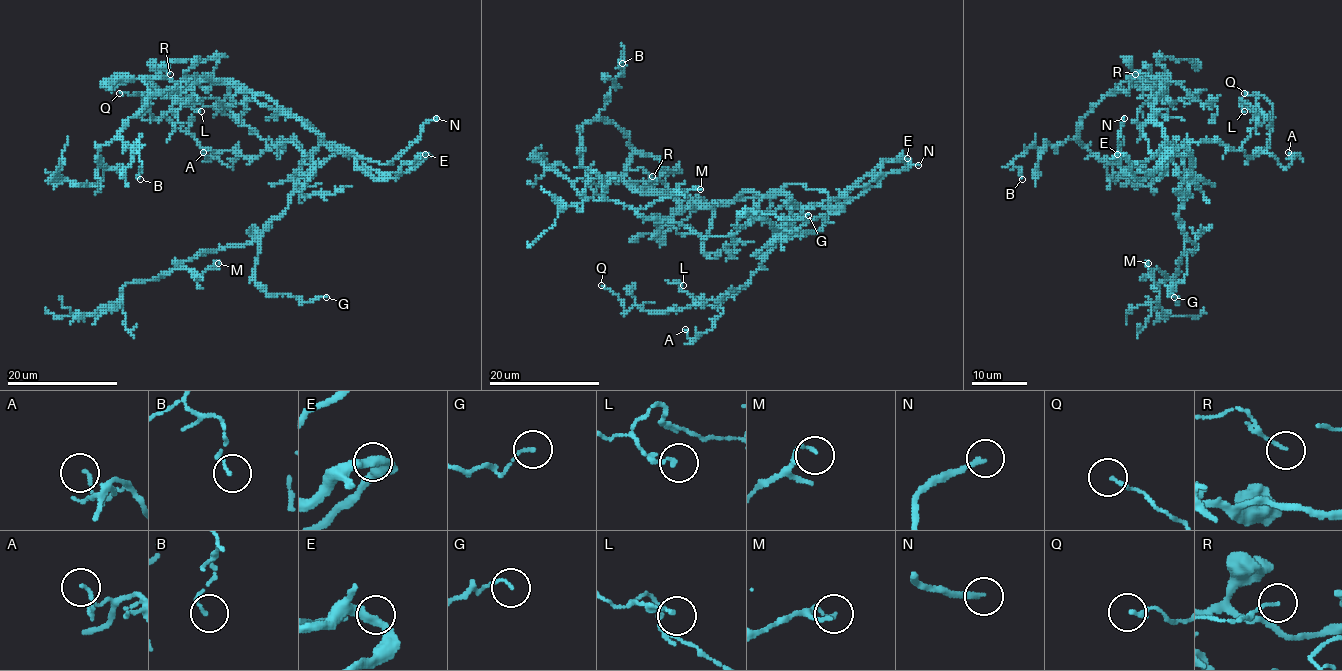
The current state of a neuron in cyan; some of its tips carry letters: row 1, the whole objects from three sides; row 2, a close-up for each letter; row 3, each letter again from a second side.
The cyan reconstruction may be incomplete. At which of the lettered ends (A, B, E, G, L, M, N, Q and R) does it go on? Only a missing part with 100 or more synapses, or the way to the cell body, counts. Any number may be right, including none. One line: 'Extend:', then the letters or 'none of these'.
Extend: N

